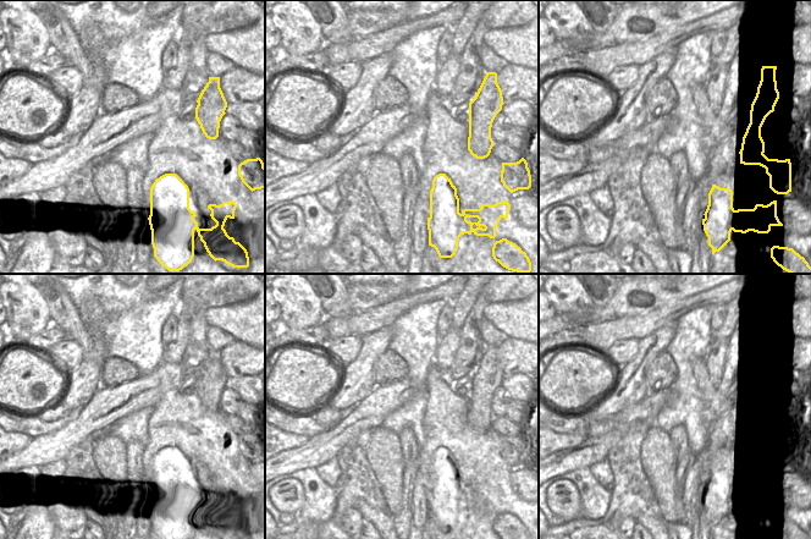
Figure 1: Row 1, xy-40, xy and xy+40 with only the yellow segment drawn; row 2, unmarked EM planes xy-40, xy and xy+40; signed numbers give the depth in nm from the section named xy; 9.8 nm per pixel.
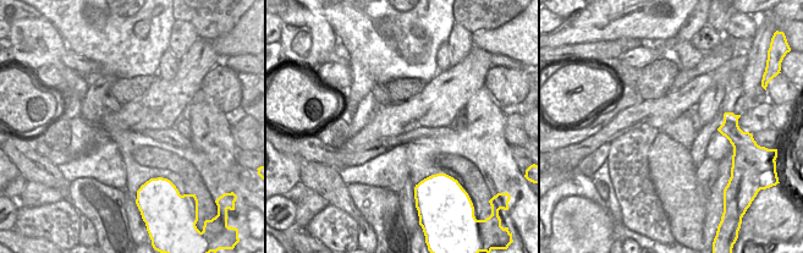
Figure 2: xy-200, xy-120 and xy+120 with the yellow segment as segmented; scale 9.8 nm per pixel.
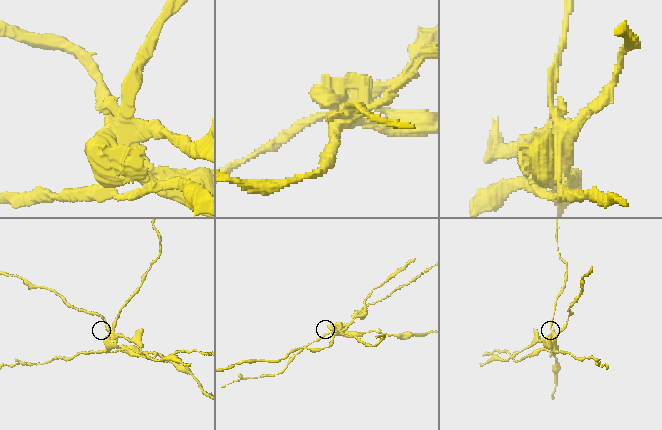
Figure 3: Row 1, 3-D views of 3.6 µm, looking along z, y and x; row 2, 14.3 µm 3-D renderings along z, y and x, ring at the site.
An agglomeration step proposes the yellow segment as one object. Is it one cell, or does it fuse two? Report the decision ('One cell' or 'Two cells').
Two cells

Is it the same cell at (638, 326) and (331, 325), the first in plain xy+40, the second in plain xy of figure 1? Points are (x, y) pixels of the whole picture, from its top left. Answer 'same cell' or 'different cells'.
same cell

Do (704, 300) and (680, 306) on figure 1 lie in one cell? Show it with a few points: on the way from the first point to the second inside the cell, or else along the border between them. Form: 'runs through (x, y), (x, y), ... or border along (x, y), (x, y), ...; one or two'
runs through (698, 300), (687, 303); one

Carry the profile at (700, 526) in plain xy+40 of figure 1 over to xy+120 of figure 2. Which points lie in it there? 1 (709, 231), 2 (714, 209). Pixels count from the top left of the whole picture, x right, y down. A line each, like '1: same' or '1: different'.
1: same
2: same

